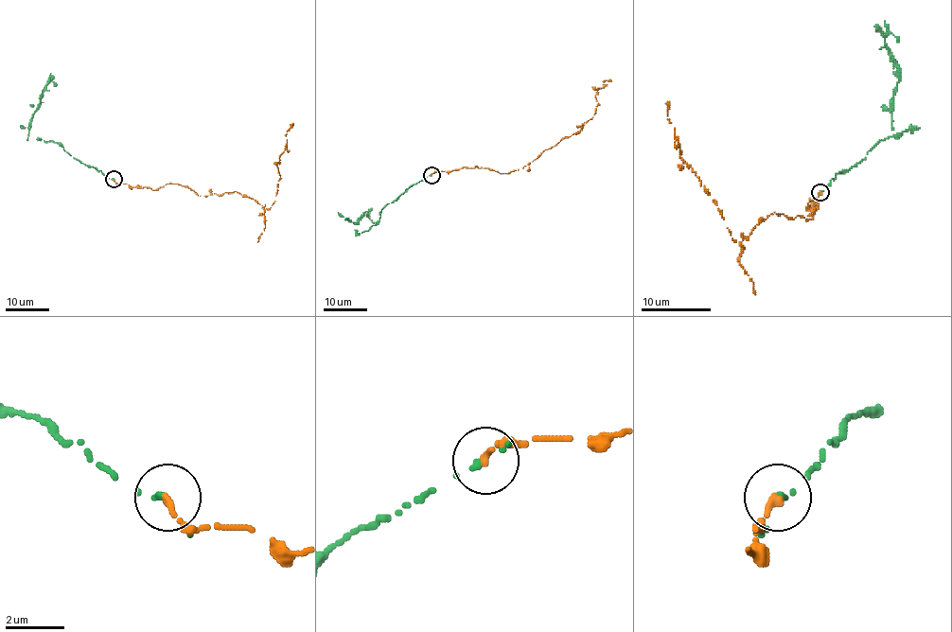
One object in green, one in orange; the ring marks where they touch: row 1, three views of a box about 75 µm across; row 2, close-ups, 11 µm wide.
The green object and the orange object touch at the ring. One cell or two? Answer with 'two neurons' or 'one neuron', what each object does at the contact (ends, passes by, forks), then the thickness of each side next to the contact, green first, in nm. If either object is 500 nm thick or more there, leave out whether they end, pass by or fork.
one neuron | green ends | orange ends | 180/240 nm

